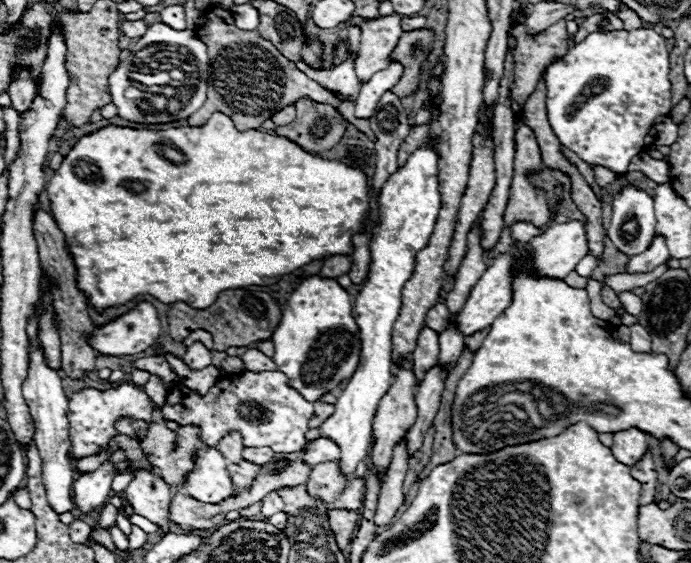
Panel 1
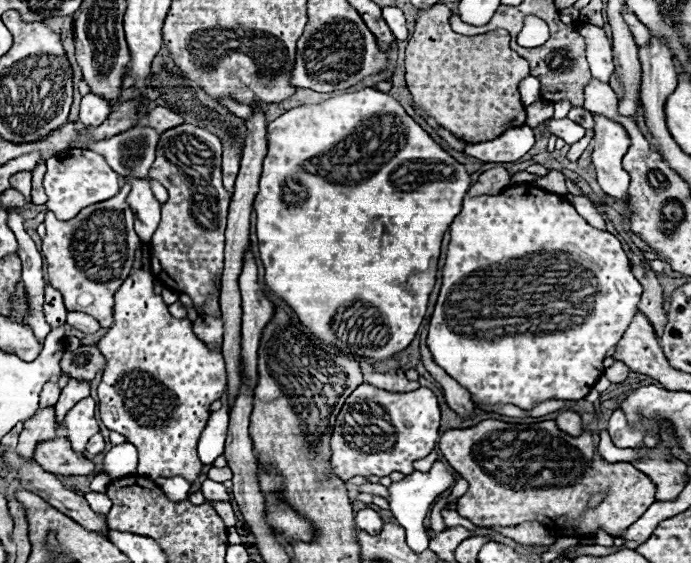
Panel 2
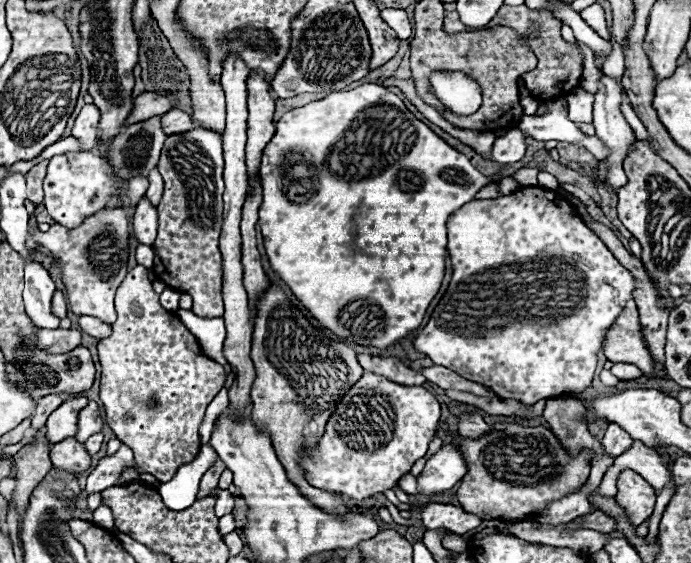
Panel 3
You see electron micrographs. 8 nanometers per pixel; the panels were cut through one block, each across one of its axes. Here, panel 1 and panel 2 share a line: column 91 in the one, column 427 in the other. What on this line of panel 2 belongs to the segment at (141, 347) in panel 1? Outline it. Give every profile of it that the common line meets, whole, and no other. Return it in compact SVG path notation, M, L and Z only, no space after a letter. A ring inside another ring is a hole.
M530 182L524 184L512 184L502 194L496 196L468 196L462 202L460 214L450 224L450 244L446 252L446 264L442 268L442 288L436 302L436 312L432 314L430 328L428 328L428 348L432 352L432 358L438 366L442 366L460 386L464 386L470 392L470 398L476 408L480 404L484 406L496 406L496 404L514 404L518 408L530 410L540 402L546 400L580 400L584 398L596 384L596 380L604 374L602 360L606 352L616 346L616 342L626 332L628 324L632 322L638 302L640 302L642 286L632 274L630 260L626 252L622 250L616 236L610 232L602 232L592 228L576 210L574 206L558 196L550 194Z

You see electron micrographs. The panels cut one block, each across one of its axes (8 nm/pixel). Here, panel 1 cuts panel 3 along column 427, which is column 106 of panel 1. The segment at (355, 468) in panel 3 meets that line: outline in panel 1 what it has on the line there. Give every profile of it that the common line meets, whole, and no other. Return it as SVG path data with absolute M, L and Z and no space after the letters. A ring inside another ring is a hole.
M132 380L120 382L116 388L110 390L96 390L96 388L84 388L76 392L68 400L68 434L70 434L70 460L82 460L86 456L96 456L100 450L110 448L110 440L118 436L118 430L114 428L118 418L132 418L132 420L144 420L152 424L152 412L154 406L144 392L144 388L138 388Z

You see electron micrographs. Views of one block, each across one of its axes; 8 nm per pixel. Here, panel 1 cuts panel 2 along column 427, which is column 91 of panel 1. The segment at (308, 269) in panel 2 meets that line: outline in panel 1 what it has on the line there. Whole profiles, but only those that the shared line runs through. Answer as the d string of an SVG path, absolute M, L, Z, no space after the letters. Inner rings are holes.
M214 112L212 118L200 128L182 126L182 128L168 128L168 130L154 132L154 130L136 130L136 128L110 124L96 132L90 132L90 134L82 136L70 148L70 152L64 156L60 168L54 172L54 176L48 182L46 192L48 192L48 200L50 200L50 212L52 212L58 228L64 232L66 246L76 264L78 288L88 298L88 306L92 306L98 314L110 306L124 306L140 294L150 294L164 304L188 302L192 308L204 310L224 290L234 290L234 288L242 288L242 286L250 286L250 284L258 284L258 286L276 284L282 274L288 274L288 272L308 264L310 260L324 258L328 254L348 254L350 256L352 254L350 238L356 232L360 232L362 220L370 212L368 184L366 184L366 176L360 168L350 168L336 160L312 156L282 136L270 136L270 134L258 132L258 130L240 132L240 130L236 130L234 122L228 116L224 116L222 112ZM164 142L170 142L172 146L176 146L186 156L186 160L182 164L174 164L174 162L166 160L162 156L162 152L158 150L158 146L170 146Z

